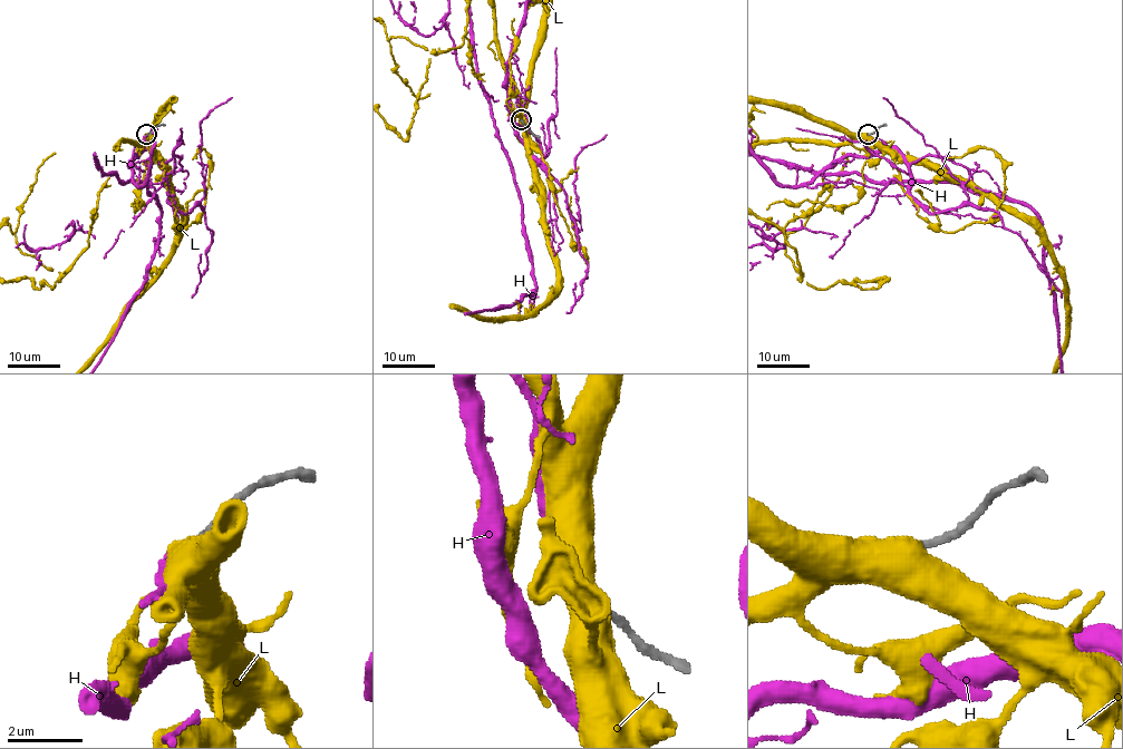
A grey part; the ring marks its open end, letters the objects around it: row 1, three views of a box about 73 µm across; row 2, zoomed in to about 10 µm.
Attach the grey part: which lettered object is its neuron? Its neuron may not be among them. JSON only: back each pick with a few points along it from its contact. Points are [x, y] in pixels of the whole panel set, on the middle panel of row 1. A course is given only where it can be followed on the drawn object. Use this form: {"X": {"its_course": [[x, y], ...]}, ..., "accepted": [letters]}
{"accepted": ["H"]}

